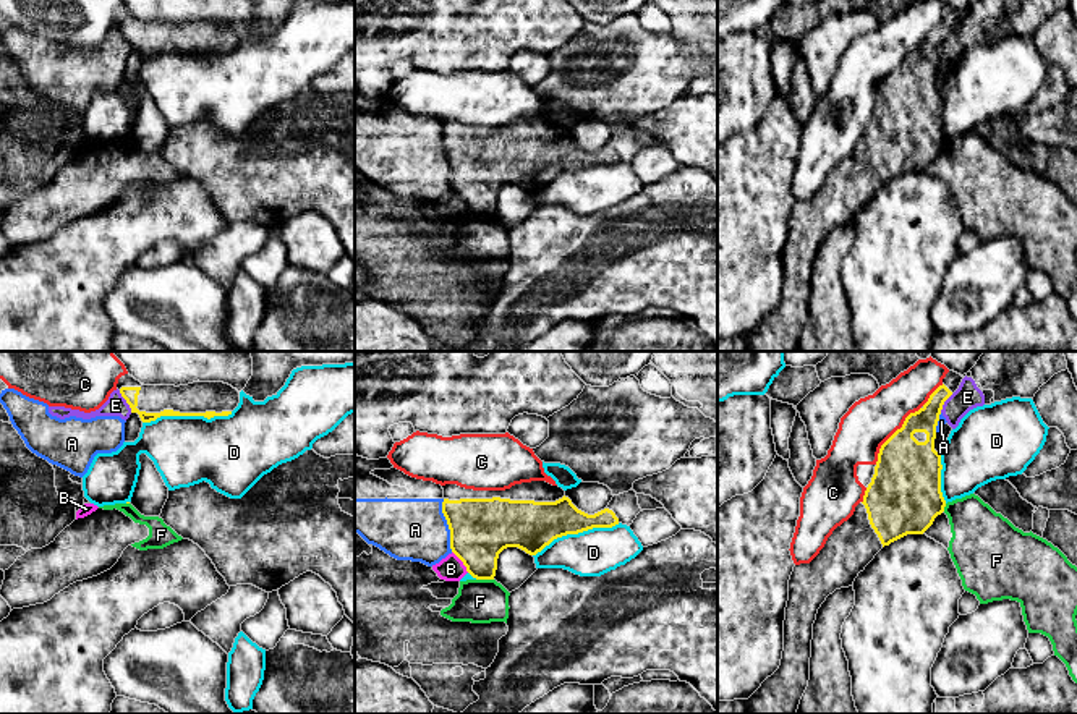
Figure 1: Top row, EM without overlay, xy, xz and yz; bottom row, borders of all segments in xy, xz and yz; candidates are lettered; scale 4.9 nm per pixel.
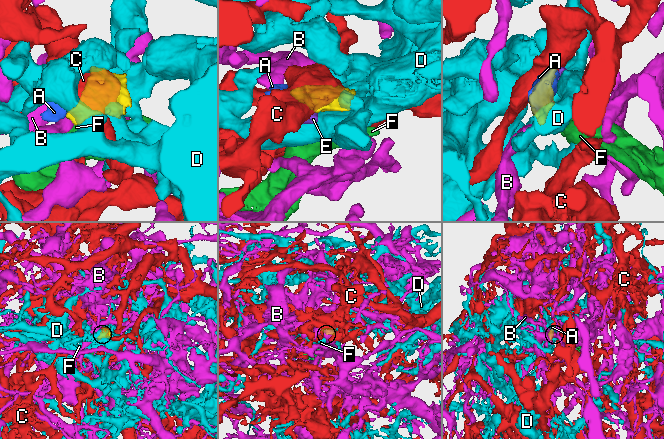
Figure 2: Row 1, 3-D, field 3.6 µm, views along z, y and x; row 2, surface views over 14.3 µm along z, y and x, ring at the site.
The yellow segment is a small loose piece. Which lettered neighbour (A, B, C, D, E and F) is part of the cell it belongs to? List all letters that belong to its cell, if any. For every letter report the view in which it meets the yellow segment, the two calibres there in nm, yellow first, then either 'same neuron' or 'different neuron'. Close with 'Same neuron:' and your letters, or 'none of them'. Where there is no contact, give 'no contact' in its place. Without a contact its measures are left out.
A: xz | 300/300 nm | different neuron
B: xz | 300/130 nm | different neuron
C: yz | 320/240 nm | different neuron
D: xy | 50/340 nm | different neuron
E: xy | 80/100 nm | different neuron
F: xz | 300/220 nm | different neuron
Same neuron: none of them

